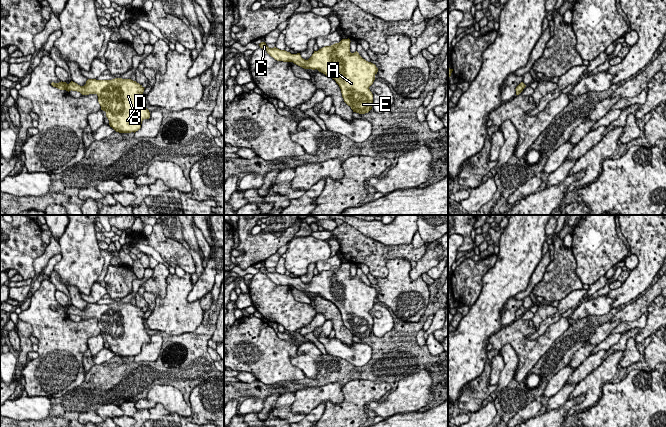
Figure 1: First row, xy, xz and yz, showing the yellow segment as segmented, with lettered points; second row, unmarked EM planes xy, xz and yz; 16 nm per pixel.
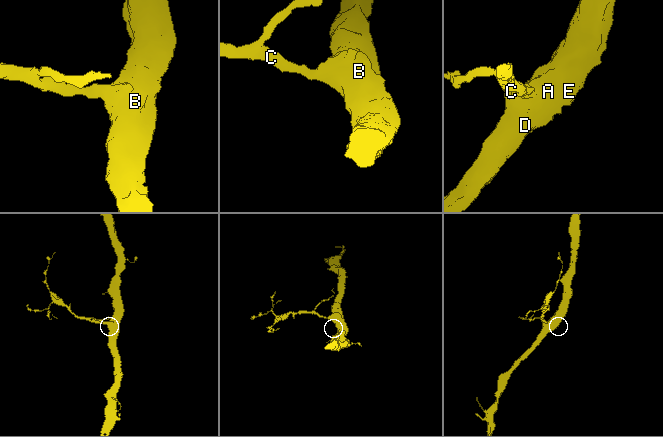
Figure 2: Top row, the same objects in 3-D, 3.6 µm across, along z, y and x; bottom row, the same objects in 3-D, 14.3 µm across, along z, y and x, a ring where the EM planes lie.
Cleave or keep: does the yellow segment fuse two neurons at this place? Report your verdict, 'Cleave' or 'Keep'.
Keep

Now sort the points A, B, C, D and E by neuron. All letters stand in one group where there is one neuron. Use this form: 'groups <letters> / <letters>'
groups A B C D E

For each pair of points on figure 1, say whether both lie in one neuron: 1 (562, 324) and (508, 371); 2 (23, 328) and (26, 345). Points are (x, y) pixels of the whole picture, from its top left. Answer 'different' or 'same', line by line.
1: different
2: same

